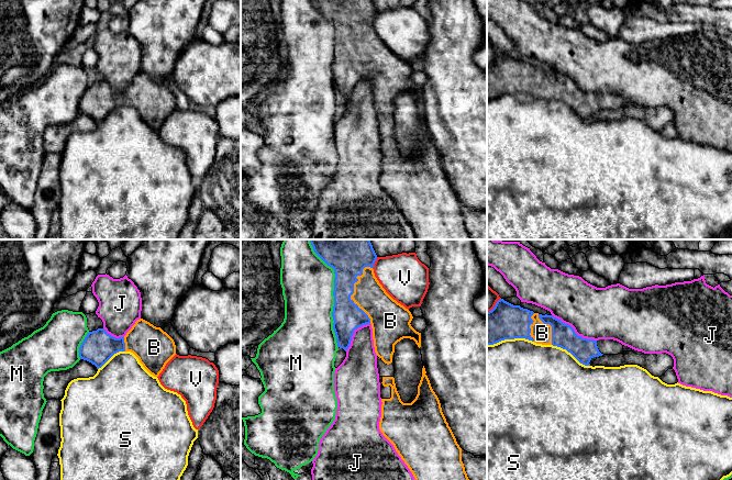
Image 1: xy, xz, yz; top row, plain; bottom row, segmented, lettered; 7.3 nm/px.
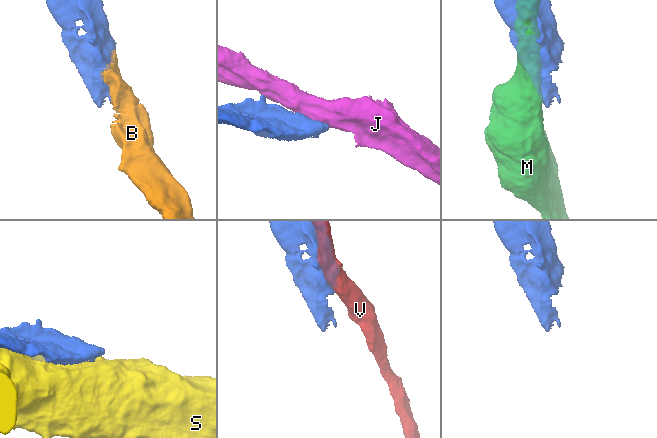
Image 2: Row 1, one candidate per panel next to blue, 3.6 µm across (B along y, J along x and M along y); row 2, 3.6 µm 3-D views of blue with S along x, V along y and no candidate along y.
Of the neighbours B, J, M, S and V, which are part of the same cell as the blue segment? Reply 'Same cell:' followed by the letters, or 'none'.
Same cell: B

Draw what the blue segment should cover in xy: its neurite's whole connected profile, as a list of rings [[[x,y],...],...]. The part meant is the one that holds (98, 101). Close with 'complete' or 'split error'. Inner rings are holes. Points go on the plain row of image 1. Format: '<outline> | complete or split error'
[[[140,72],[124,91],[115,92],[104,82],[89,86],[79,101],[79,111],[99,123],[119,105],[133,107],[151,129],[158,131],[176,109],[176,99],[160,81]]] | split error

